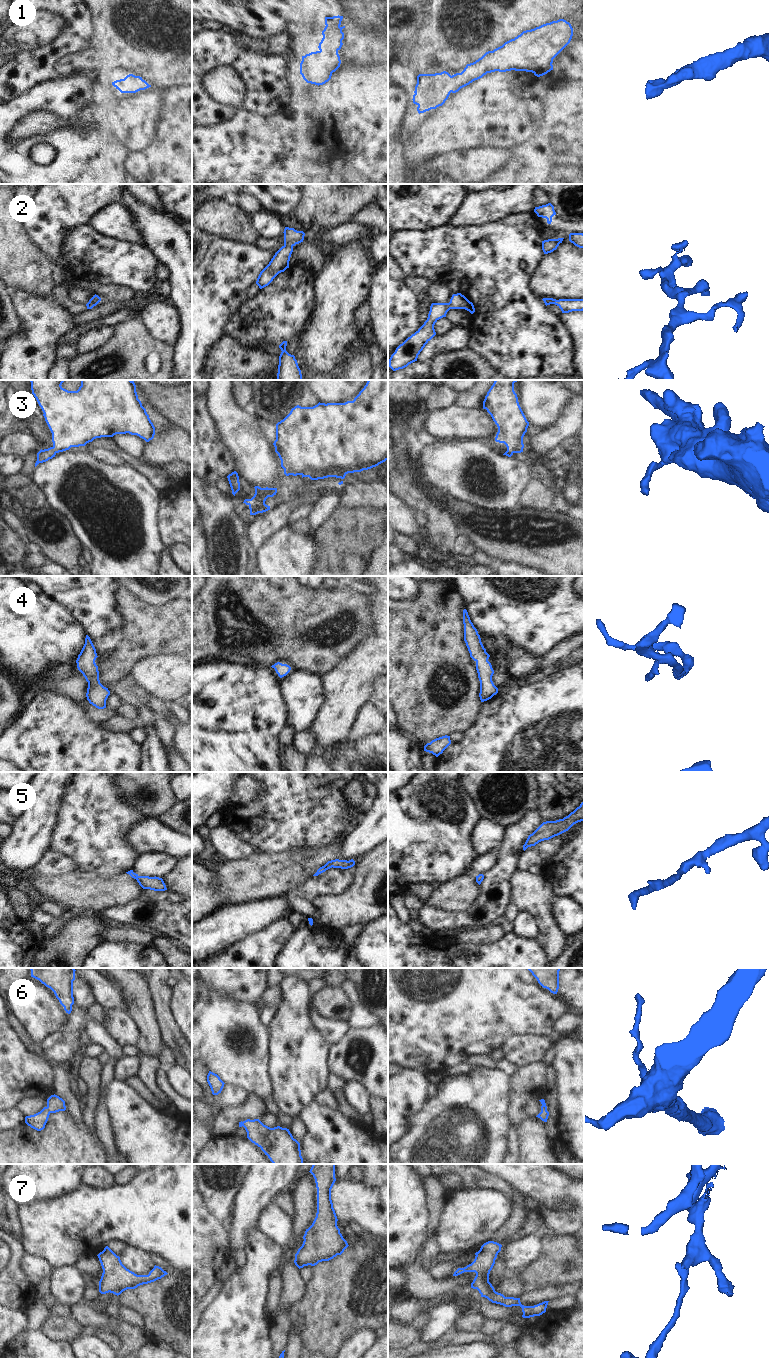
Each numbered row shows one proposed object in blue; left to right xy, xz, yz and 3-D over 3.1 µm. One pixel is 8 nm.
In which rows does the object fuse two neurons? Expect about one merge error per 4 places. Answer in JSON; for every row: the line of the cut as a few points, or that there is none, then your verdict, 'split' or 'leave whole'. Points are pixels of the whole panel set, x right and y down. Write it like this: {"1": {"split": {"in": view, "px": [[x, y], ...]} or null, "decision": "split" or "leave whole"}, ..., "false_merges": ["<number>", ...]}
{"1": {"split": null, "decision": "leave whole"}, "2": {"split": null, "decision": "leave whole"}, "3": {"split": null, "decision": "leave whole"}, "4": {"split": null, "decision": "leave whole"}, "5": {"split": null, "decision": "leave whole"}, "6": {"split": null, "decision": "leave whole"}, "7": {"split": null, "decision": "leave whole"}, "false_merges": []}

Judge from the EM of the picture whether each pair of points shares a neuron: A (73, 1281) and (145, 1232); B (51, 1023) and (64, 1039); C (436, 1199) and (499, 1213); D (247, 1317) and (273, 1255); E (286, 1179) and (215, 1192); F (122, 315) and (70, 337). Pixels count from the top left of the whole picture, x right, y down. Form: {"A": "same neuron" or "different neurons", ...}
{"A": "different neurons", "B": "different neurons", "C": "different neurons", "D": "same neuron", "E": "different neurons", "F": "same neuron"}

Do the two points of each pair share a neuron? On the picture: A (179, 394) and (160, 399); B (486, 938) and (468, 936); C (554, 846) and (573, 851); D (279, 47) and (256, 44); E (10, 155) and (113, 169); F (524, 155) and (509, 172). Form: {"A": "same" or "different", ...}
{"A": "same", "B": "same", "C": "different", "D": "same", "E": "same", "F": "same"}

